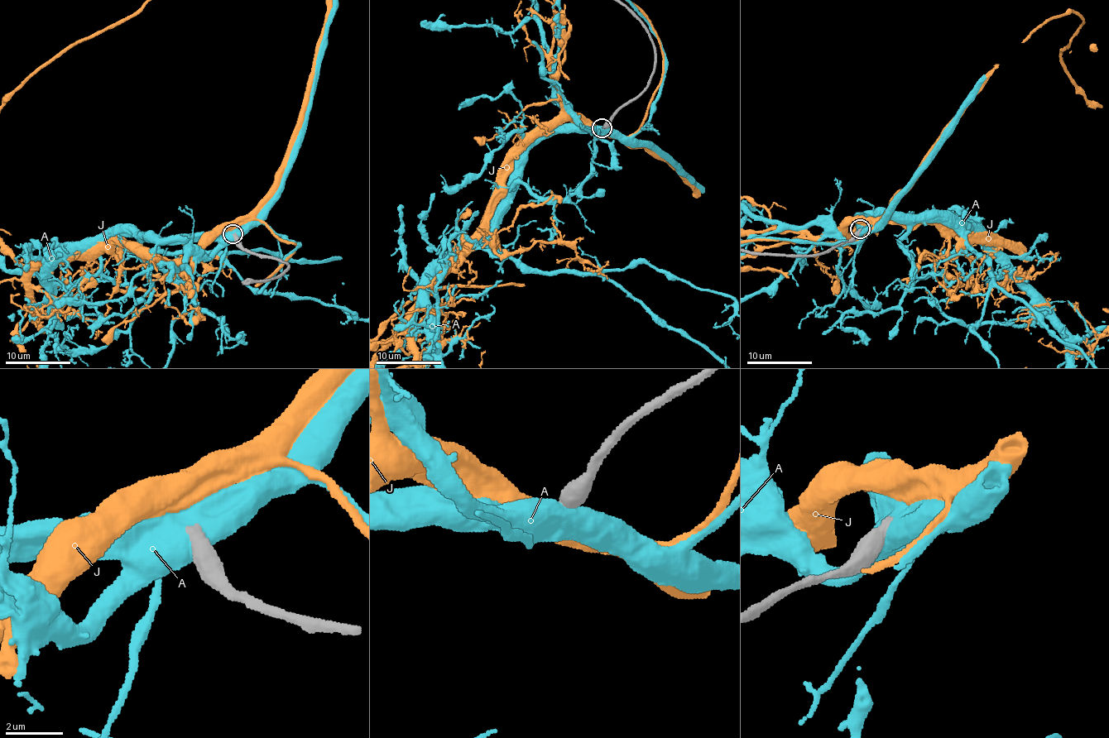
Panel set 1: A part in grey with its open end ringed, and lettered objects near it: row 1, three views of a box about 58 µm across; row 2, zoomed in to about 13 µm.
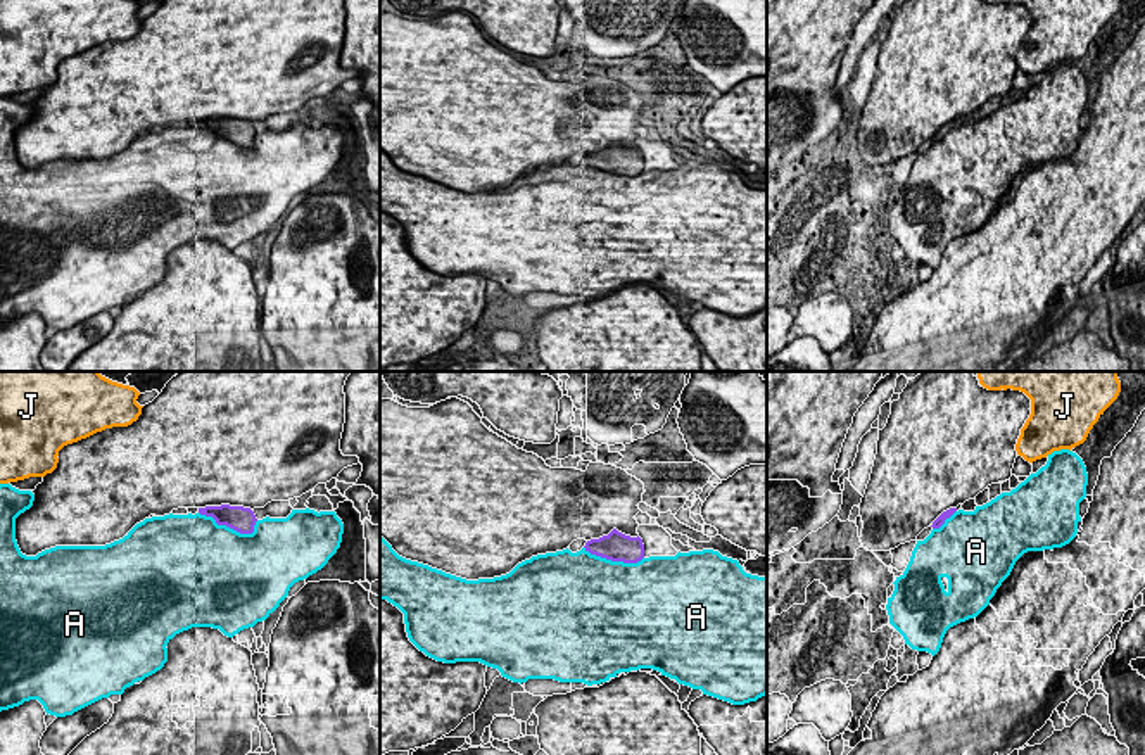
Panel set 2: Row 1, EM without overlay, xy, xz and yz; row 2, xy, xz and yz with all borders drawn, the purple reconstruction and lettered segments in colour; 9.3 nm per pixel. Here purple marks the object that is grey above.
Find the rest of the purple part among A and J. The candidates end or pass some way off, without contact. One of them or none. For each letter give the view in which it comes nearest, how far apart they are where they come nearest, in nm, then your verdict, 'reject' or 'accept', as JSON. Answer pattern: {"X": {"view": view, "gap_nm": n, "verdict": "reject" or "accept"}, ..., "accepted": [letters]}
{"A": {"view": "xy", "gap_nm": 0, "verdict": "reject"}, "J": {"view": "yz", "gap_nm": 750, "verdict": "reject"}, "accepted": []}

